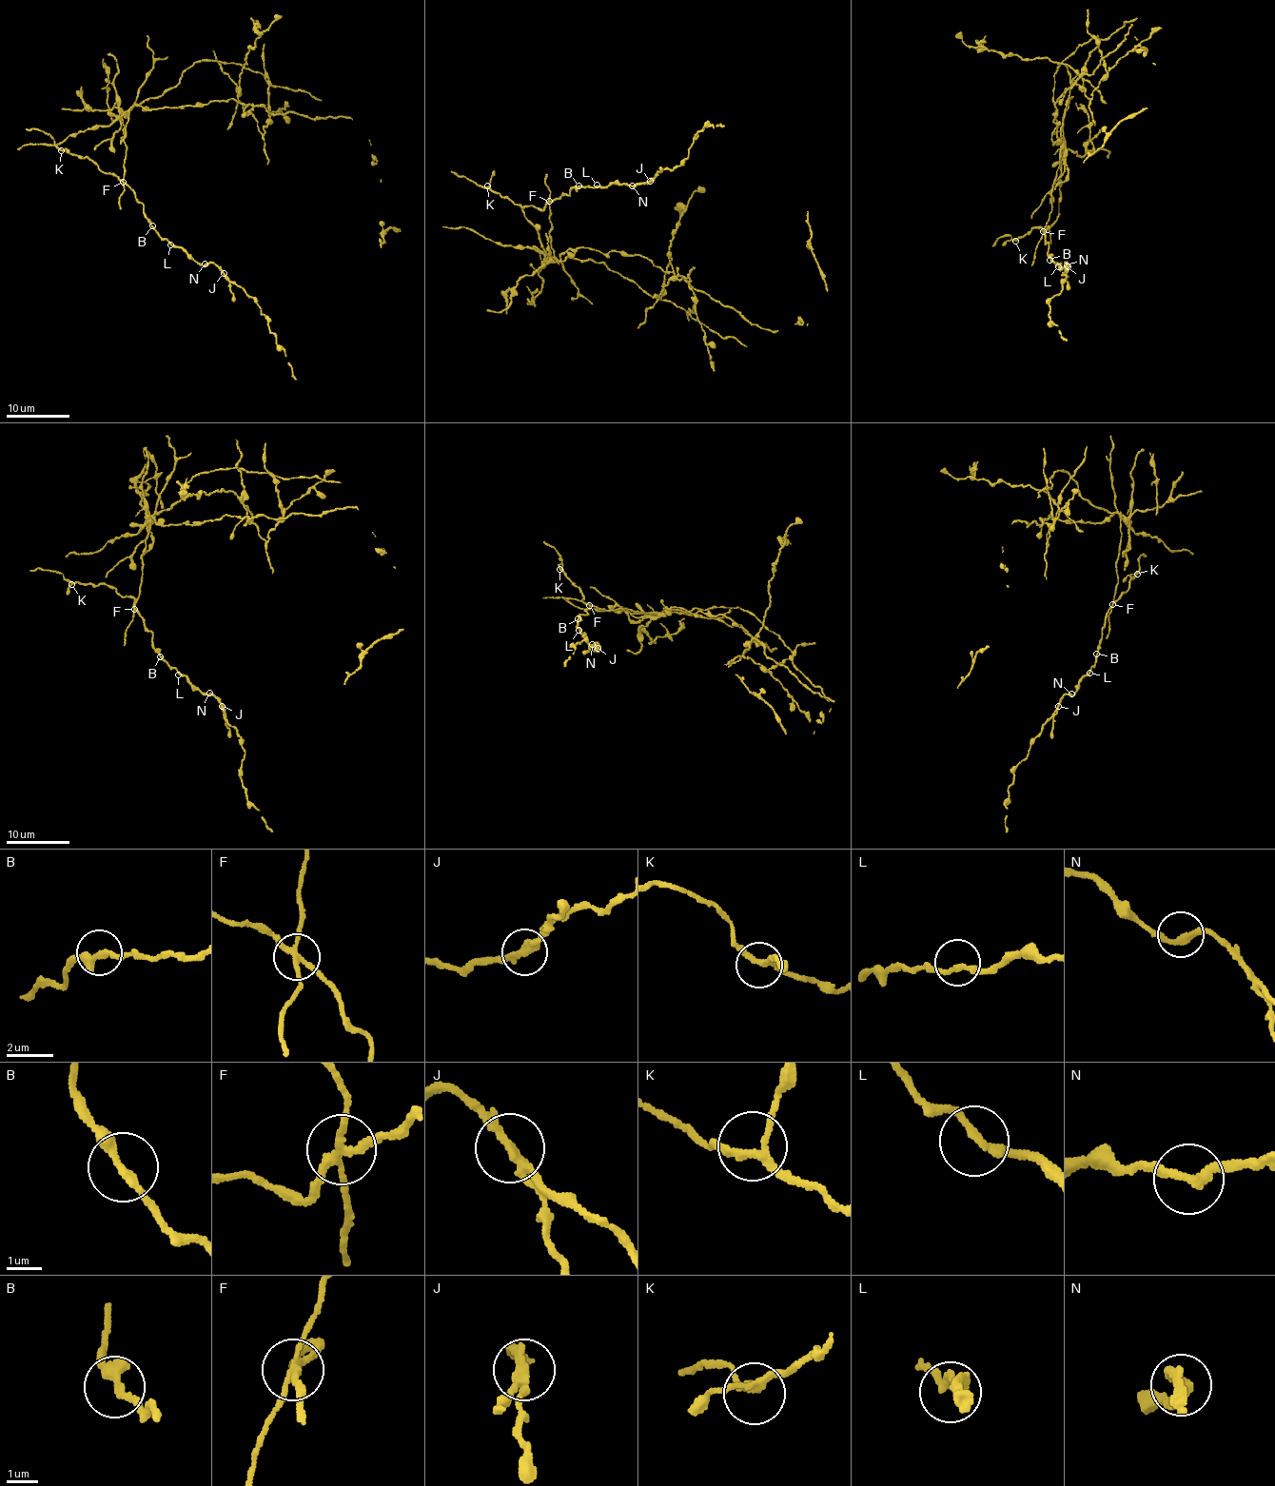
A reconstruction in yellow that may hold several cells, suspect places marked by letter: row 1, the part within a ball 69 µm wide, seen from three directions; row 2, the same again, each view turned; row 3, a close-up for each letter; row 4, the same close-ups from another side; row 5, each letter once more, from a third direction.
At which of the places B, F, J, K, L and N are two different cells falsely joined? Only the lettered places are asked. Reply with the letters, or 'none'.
F, J

